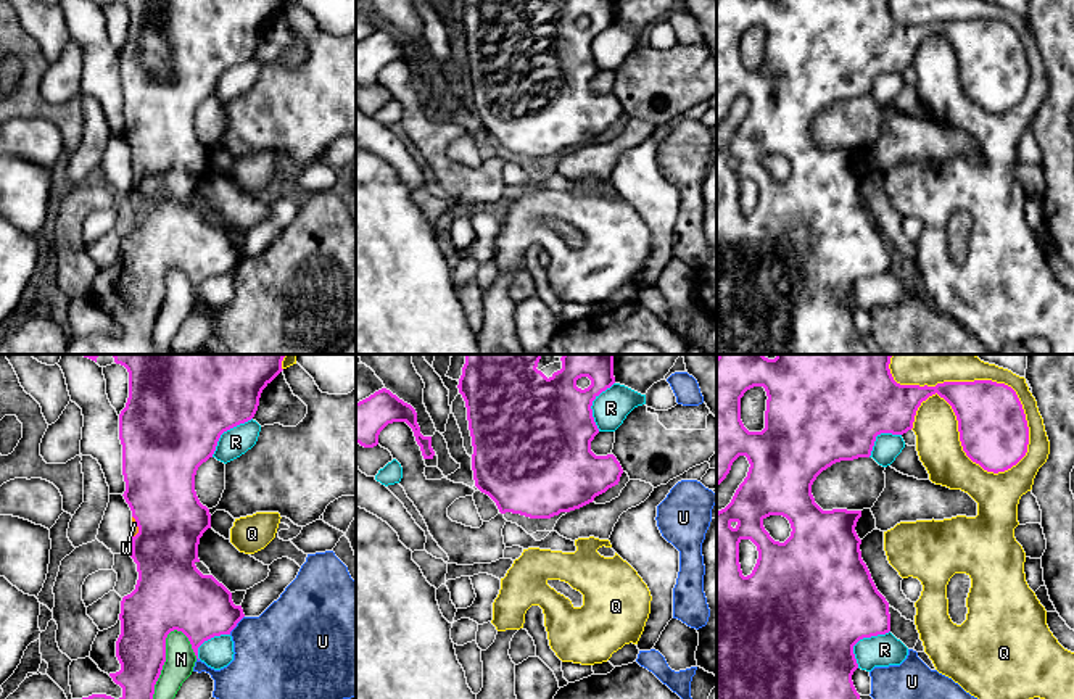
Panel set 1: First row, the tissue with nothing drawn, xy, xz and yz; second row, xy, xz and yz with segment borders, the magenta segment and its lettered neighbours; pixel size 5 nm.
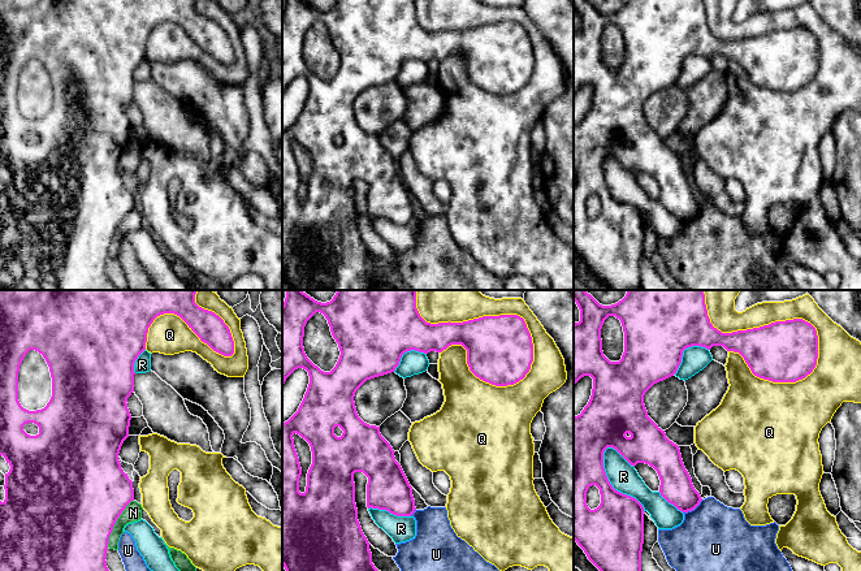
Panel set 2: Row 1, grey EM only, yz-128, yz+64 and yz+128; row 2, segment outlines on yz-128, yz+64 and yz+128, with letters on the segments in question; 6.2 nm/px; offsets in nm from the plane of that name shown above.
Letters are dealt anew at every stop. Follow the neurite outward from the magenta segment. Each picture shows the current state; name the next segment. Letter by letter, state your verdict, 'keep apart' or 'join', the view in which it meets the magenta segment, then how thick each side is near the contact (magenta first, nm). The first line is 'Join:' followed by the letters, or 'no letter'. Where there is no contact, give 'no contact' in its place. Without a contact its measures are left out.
Join: W
N: keep apart; meets magenta in xy; 260 nm thick on the magenta side, 150 nm on the other
Q: keep apart; meets magenta in yz; 340 nm thick on the magenta side, 140 nm on the other
R: keep apart; meets magenta in yz; 500 nm thick on the magenta side, 160 nm on the other
U: keep apart; meets magenta in xy; 320 nm thick on the magenta side, 420 nm on the other
W: join; meets magenta in xy; 360 nm thick on the magenta side, 30 nm on the other

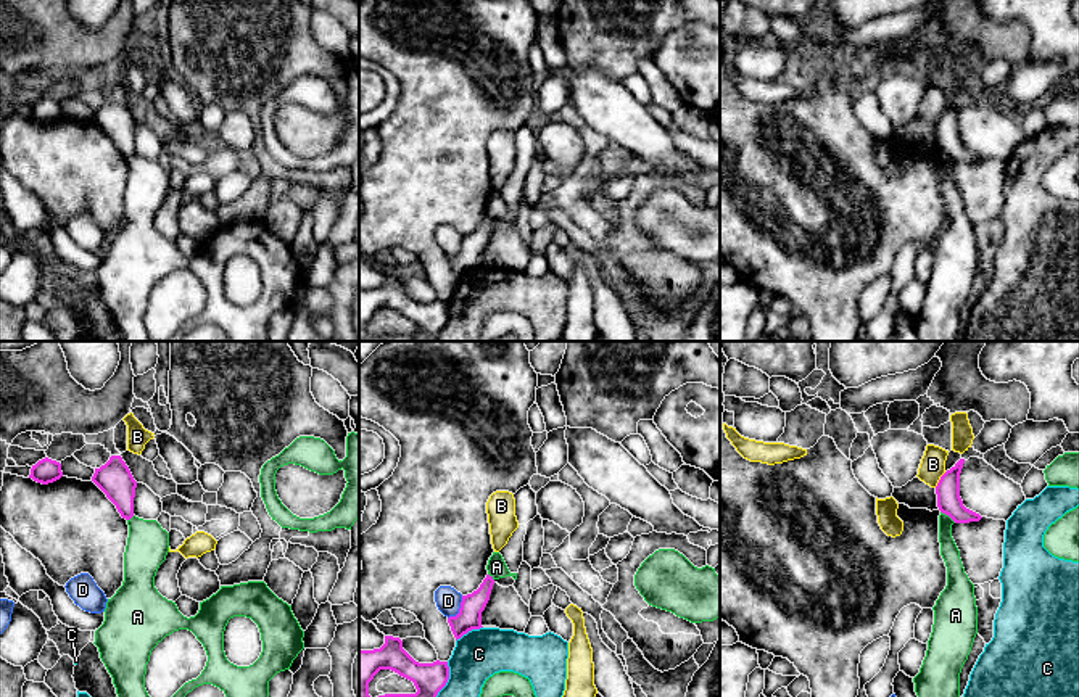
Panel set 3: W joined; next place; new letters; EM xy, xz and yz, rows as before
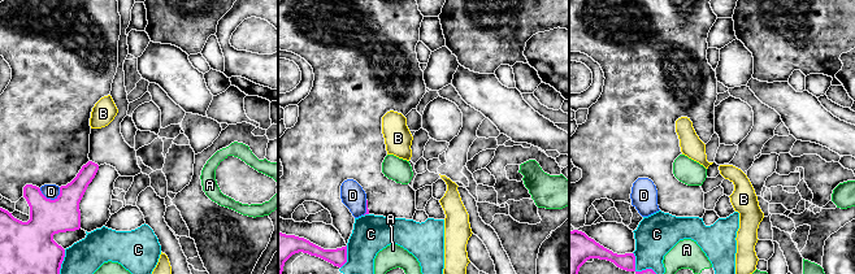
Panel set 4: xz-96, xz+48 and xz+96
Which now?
Join: no letter
A: keep apart; meets magenta in yz; 120 nm thick on the magenta side, 90 nm on the other
B: keep apart; meets magenta in yz; 120 nm thick on the magenta side, 130 nm on the other
C: keep apart; meets magenta in xz; 120 nm thick on the magenta side, 240 nm on the other
D: keep apart; meets magenta in xz; 120 nm thick on the magenta side, 130 nm on the other

